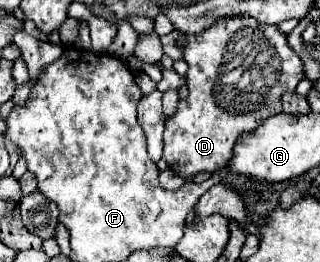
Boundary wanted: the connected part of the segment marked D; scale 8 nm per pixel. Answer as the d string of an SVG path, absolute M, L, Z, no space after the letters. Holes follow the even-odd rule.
M250 17L222 19L210 29L202 31L202 35L188 35L184 61L188 63L186 83L190 93L186 99L178 101L176 113L168 117L164 131L164 159L168 163L168 169L184 179L194 177L202 171L214 173L226 167L236 139L242 133L260 127L268 117L278 115L282 111L282 95L286 91L296 91L296 85L304 79L302 61L290 49L286 35L282 35L274 25L262 25ZM228 23L234 23L234 31L228 29Z

